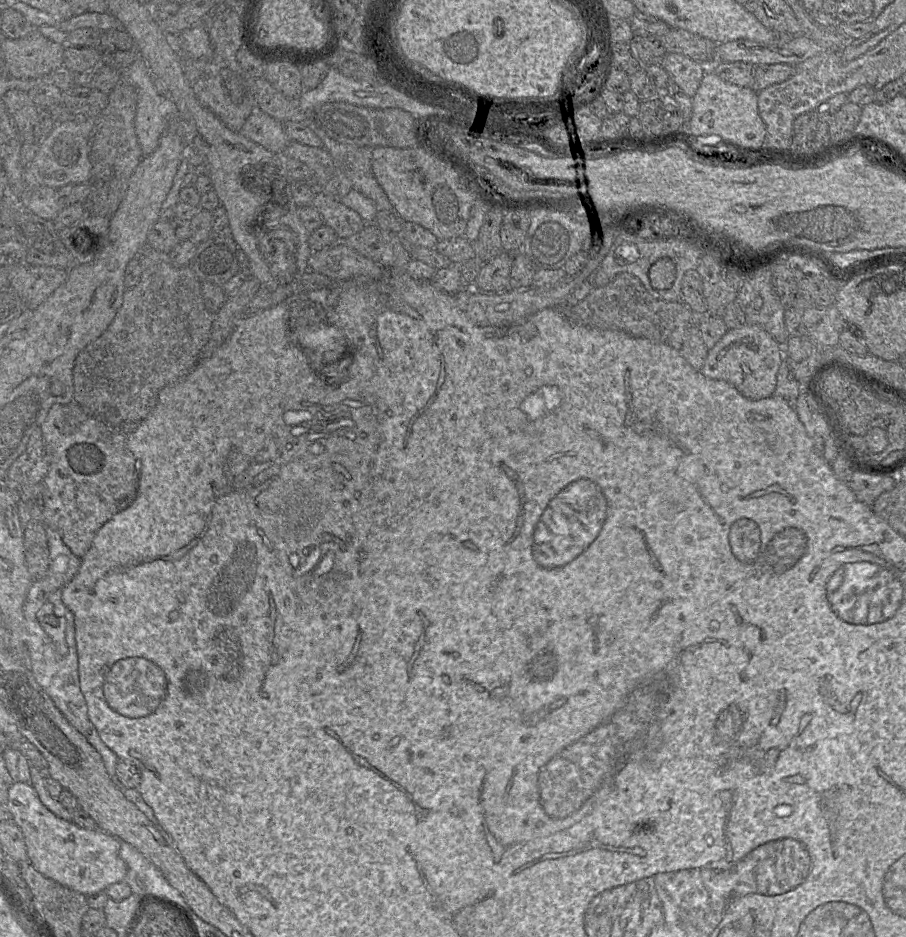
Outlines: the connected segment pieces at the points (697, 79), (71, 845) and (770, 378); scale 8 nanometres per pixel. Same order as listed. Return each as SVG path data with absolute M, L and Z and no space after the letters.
M667 52L661 65L673 81L689 97L697 92L706 71L706 65L683 54Z
M30 782L13 783L6 804L12 821L23 833L28 861L43 876L84 895L124 881L127 865L119 855L120 840L113 835L99 828L81 828L56 816L41 802Z
M746 323L729 329L708 351L700 372L707 378L727 382L748 399L760 400L774 395L782 360L783 346L760 326Z

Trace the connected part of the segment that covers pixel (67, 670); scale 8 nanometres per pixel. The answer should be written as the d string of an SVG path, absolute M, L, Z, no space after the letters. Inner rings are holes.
M46 527L46 534L49 566L43 577L33 580L23 607L25 643L30 656L30 670L68 722L99 752L107 773L125 797L134 803L151 822L158 823L153 809L144 801L138 788L125 788L119 782L116 776L119 758L101 740L97 729L89 719L87 704L80 689L74 615L62 601L62 591L79 571L81 559L64 544L57 531Z

